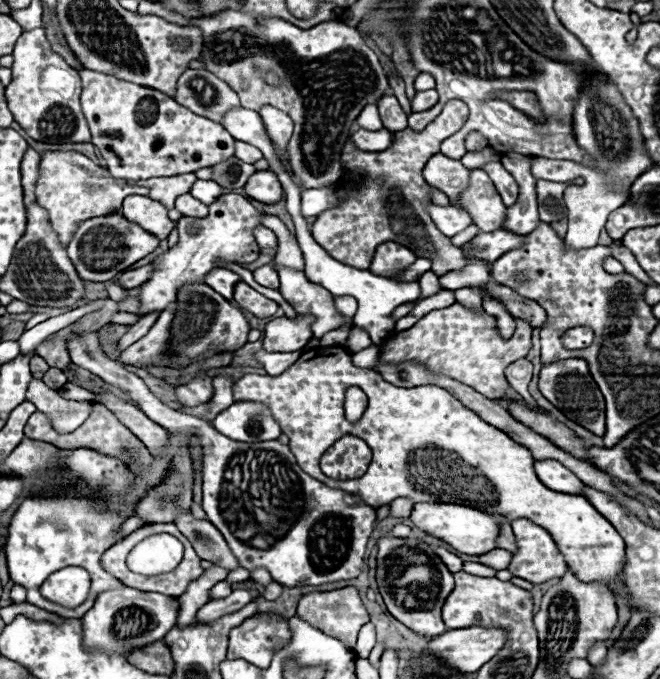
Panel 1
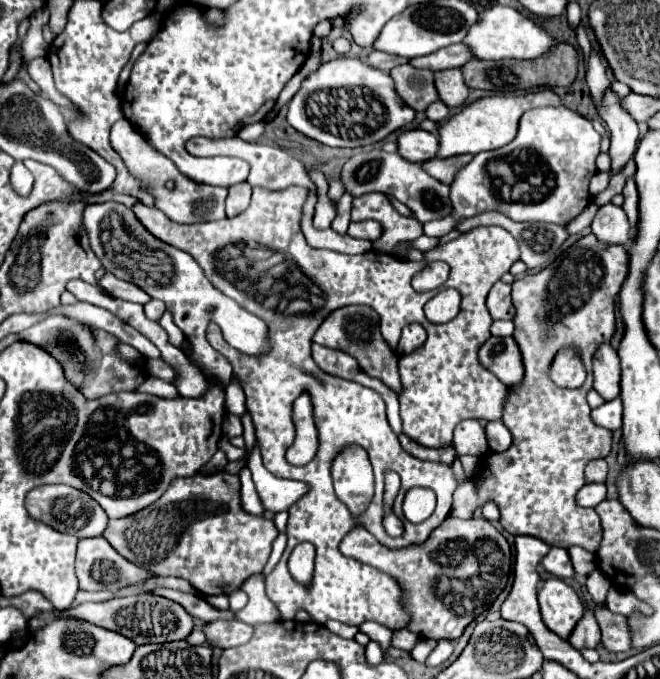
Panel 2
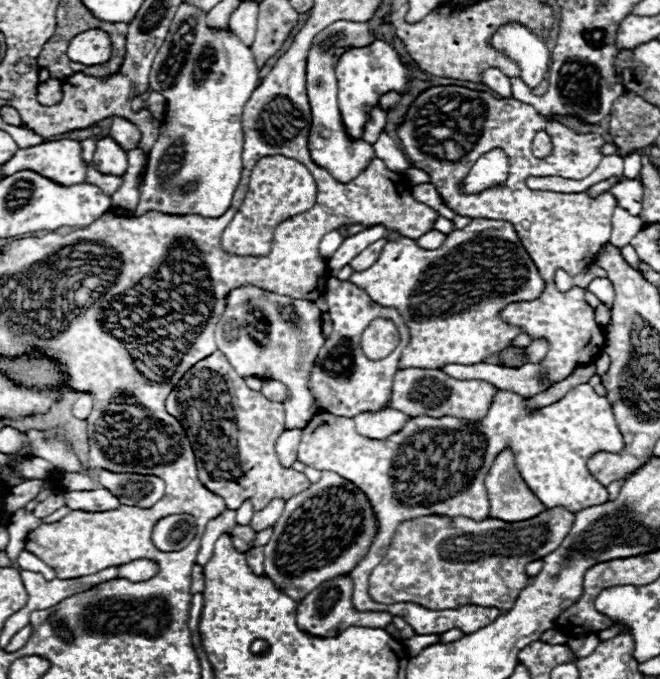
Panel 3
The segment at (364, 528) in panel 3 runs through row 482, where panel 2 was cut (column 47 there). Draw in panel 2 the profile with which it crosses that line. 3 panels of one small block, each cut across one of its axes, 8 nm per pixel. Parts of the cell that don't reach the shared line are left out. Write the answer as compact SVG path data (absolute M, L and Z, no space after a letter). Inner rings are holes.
M50 314L44 320L20 332L18 338L34 346L40 346L48 354L52 354L62 364L62 370L64 370L64 376L68 376L68 382L72 382L78 390L84 390L84 388L90 390L90 392L82 392L86 398L100 398L112 392L136 390L140 382L144 382L146 378L144 366L130 364L118 356L116 346L120 342L114 334L104 332L100 328L90 328L84 322L68 316Z

